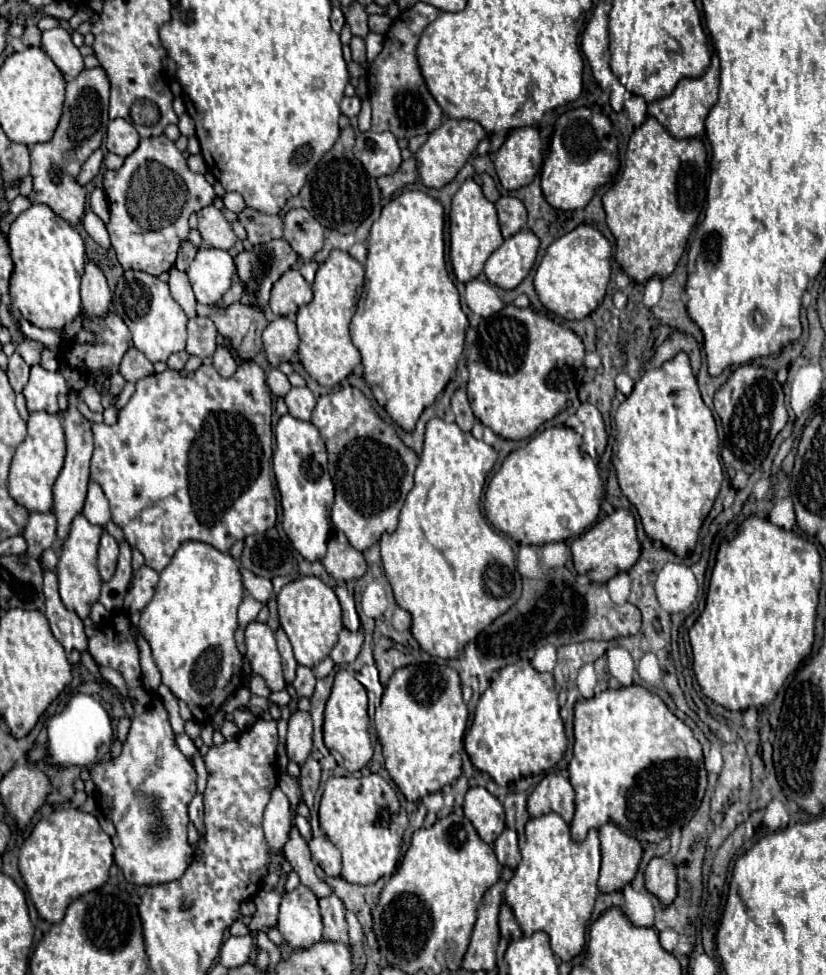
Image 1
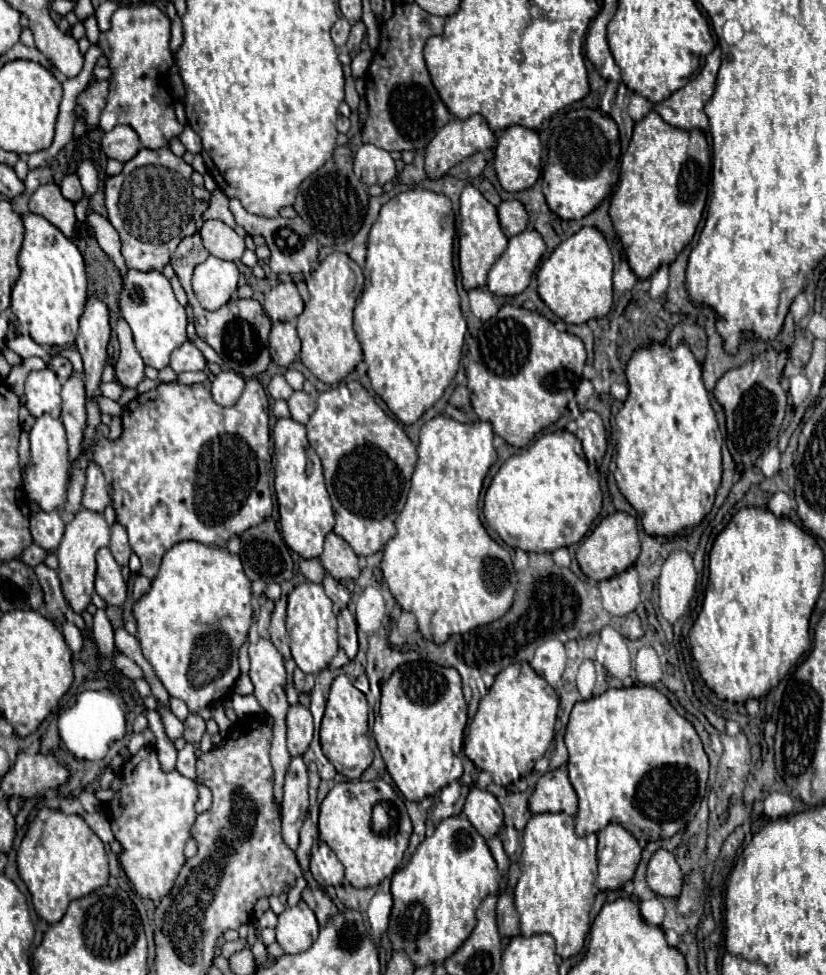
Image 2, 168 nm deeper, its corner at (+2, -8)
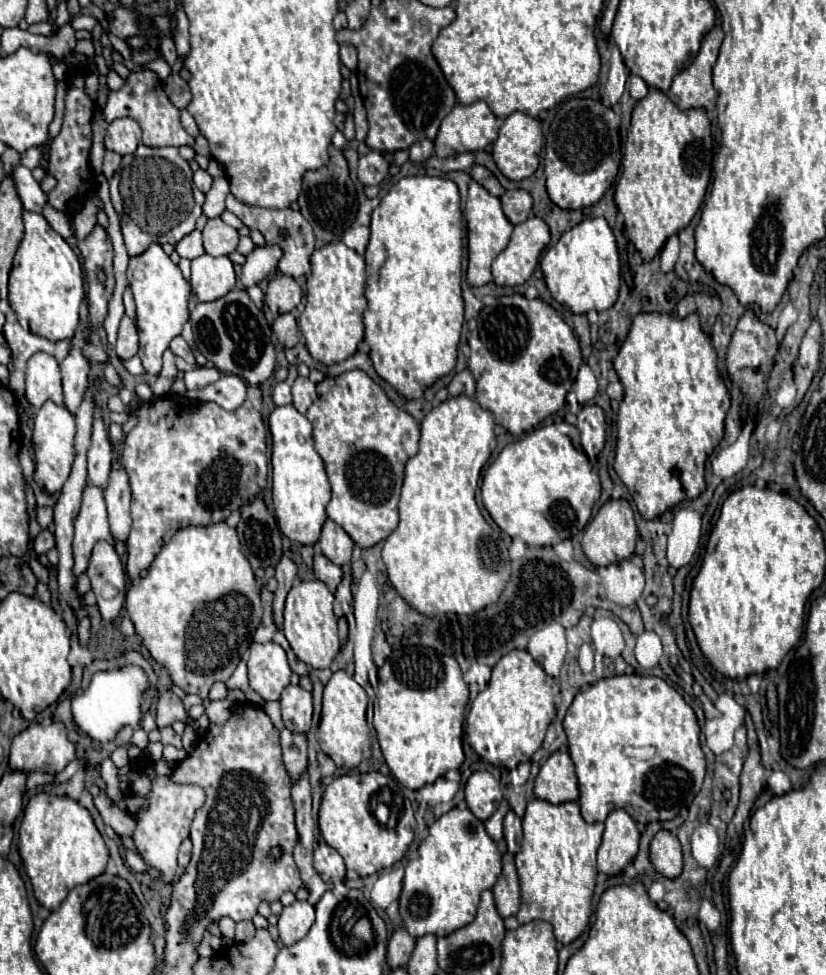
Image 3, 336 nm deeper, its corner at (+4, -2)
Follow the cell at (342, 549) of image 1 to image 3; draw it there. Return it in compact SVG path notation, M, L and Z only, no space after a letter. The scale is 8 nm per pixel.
M327 520L323 524L323 532L321 532L321 540L319 540L319 550L333 564L345 566L345 564L351 562L353 540L349 538L349 534L339 524L335 524L333 520Z

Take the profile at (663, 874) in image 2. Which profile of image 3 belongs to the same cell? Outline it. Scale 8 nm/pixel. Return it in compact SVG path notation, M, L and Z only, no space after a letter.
M659 830L651 842L651 864L665 878L677 878L683 868L681 844L679 840L665 830Z

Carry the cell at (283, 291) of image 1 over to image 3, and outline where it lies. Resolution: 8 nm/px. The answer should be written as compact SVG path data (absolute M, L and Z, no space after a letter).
M279 274L269 282L269 288L265 292L265 306L271 310L273 316L279 316L295 310L301 302L301 296L303 292L291 276Z

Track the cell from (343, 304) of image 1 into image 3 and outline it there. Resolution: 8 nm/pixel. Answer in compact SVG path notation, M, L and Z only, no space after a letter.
M343 242L327 244L311 256L311 276L307 278L307 304L297 324L307 342L309 354L325 364L333 366L357 352L363 340L361 314L367 306L363 298L365 286L365 260L347 248Z

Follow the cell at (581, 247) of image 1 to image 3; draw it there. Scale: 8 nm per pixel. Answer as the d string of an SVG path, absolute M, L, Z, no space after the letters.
M605 218L583 220L565 232L559 242L543 254L541 270L553 300L567 306L573 314L611 308L619 292L619 254L615 236Z

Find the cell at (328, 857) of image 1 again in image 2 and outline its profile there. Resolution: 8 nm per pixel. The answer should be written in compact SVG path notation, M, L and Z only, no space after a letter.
M315 844L311 852L311 874L321 886L339 886L343 882L343 864L335 856L335 852L325 844Z

